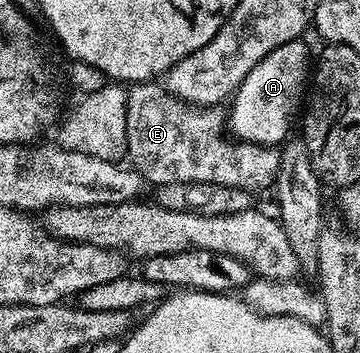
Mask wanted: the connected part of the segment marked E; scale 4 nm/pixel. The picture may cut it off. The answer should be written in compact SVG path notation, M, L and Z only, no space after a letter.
M159 81L134 84L127 93L127 159L130 166L148 184L183 184L185 181L205 181L241 188L252 193L270 190L279 175L281 153L273 147L236 141L225 135L225 111L222 106L196 107L172 97Z

